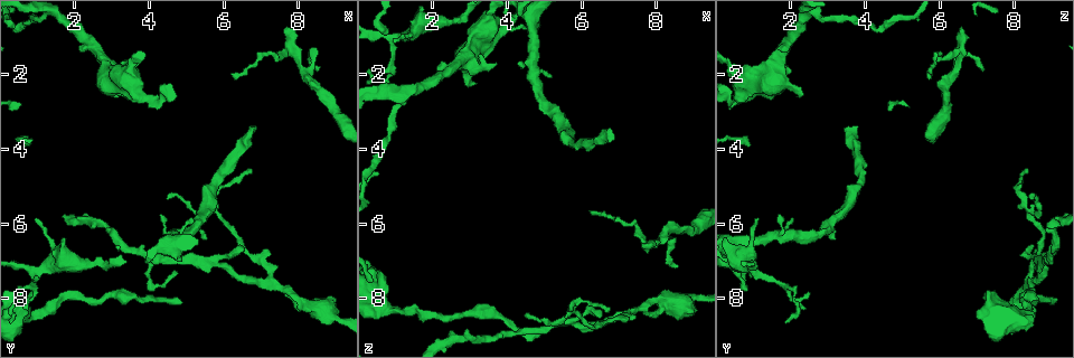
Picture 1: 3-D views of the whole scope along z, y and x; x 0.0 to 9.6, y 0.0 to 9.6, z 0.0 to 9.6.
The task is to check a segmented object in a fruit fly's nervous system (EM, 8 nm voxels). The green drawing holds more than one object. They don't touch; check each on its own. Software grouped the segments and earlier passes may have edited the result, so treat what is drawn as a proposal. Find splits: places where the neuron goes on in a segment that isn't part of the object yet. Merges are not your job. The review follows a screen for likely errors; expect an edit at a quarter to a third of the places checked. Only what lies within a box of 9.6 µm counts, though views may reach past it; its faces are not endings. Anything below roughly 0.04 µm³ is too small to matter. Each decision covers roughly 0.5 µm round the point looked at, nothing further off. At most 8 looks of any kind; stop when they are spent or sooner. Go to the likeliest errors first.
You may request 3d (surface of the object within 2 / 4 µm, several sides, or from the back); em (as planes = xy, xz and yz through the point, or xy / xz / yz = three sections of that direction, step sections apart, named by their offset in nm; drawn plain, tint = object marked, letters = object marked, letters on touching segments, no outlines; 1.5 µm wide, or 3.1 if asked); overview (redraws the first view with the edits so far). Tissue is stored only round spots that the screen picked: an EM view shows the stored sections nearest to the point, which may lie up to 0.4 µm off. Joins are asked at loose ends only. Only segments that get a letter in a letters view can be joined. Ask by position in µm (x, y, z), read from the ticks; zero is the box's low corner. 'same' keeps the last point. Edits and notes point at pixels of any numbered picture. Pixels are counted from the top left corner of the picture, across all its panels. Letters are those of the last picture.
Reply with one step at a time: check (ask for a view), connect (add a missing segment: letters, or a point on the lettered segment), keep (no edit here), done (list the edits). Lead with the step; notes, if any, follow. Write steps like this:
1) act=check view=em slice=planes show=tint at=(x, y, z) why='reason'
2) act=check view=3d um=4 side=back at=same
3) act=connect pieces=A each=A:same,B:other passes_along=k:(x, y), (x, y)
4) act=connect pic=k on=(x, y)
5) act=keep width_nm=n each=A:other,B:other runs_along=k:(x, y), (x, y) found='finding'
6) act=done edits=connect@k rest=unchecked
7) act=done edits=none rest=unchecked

act=check view=3d um=4 at=(4.55, 5.40, 8.40) why='an open end'

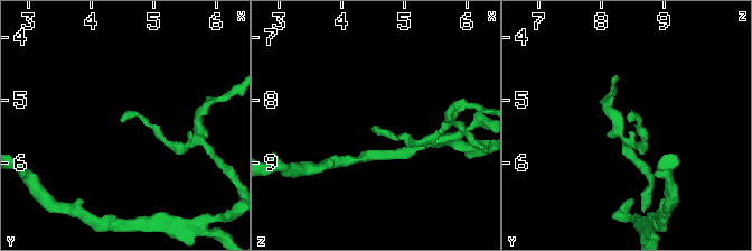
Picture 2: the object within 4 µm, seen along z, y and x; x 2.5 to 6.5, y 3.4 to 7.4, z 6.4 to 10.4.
act=check view=em slice=planes show=letters at=(4.45, 5.35, 8.50)

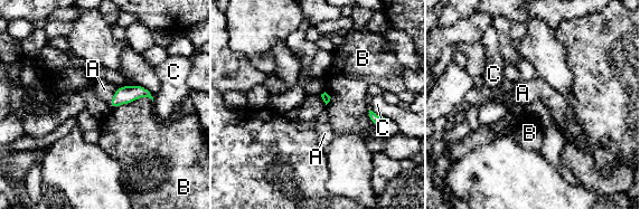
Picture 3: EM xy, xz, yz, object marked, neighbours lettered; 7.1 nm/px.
act=keep each=A:other,B:other,C:other border=3:(152, 100), (138, 97), (111, 110) found='no lettered segment goes on from it'

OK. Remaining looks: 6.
act=check view=em slice=xz step=4 show=tint at=(7.65, 0.70, 6.50)

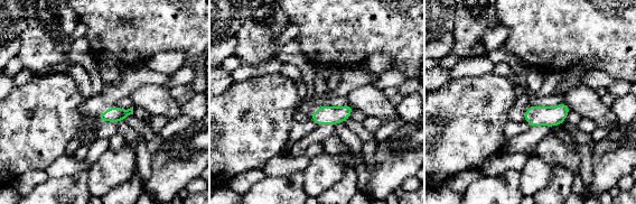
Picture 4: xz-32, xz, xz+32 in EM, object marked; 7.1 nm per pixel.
act=check view=em slice=xz step=4 show=letters at=same

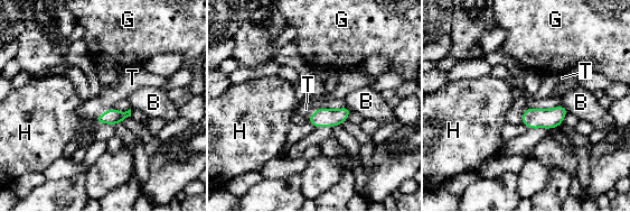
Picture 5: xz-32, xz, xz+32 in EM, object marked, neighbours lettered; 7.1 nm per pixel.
act=connect pieces=T width_nm=110 each=B:other,G:other,H:other,T:same found='the neuron continues'

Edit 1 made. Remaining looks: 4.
act=check view=overview why='redraw'

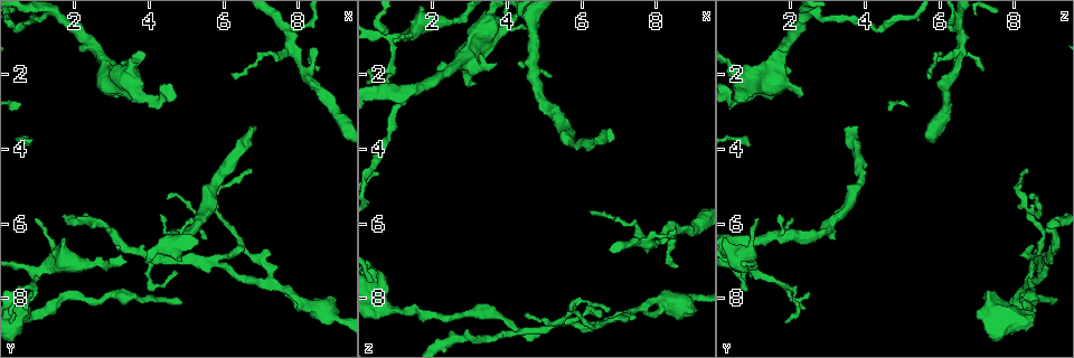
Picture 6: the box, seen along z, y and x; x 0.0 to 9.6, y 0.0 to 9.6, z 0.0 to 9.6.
act=check view=em slice=planes show=tint at=(0.95, 5.90, 1.10) why='branch stops here'

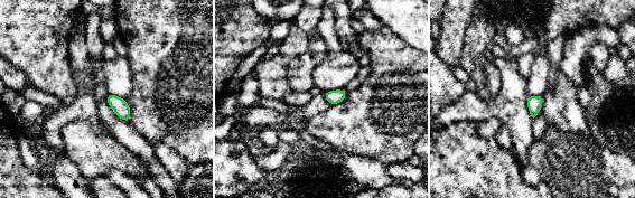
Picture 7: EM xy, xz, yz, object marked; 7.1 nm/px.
act=check view=em slice=planes show=letters at=same

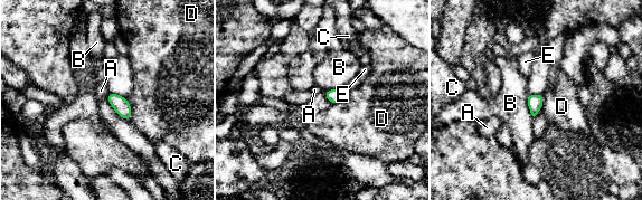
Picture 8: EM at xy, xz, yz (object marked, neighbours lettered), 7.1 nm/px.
act=keep width_nm=100 each=A:other,B:other,C:other,D:other,E:other border=8:(109, 92), (105, 97) found='none of them fits'

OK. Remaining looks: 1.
act=done edits=connect@5 rest=unchecked

